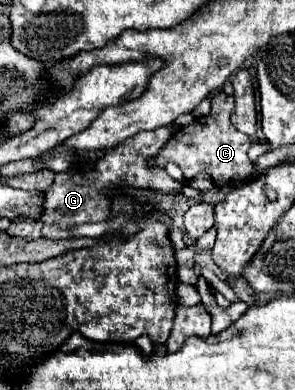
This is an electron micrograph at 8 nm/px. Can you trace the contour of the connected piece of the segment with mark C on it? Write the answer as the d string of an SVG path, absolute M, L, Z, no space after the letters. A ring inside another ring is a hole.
M218 92L212 98L212 110L206 116L196 118L190 126L184 126L184 130L178 130L172 136L172 140L160 150L156 162L160 166L164 166L166 162L176 162L184 170L186 178L192 178L198 172L206 170L212 174L212 178L220 190L230 190L230 188L236 188L242 182L250 180L252 174L258 172L258 168L246 156L246 152L254 144L254 140L234 128L234 124L230 122L232 112L234 112L234 96Z

